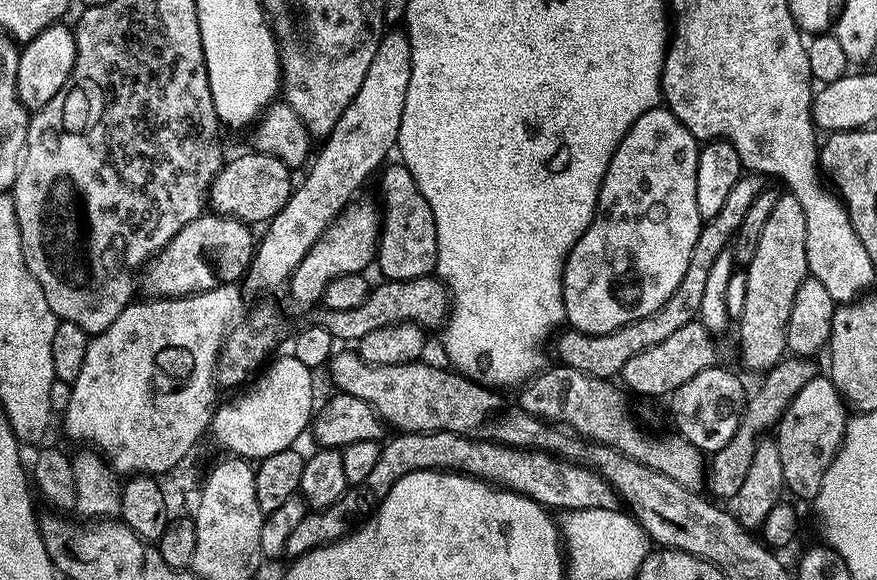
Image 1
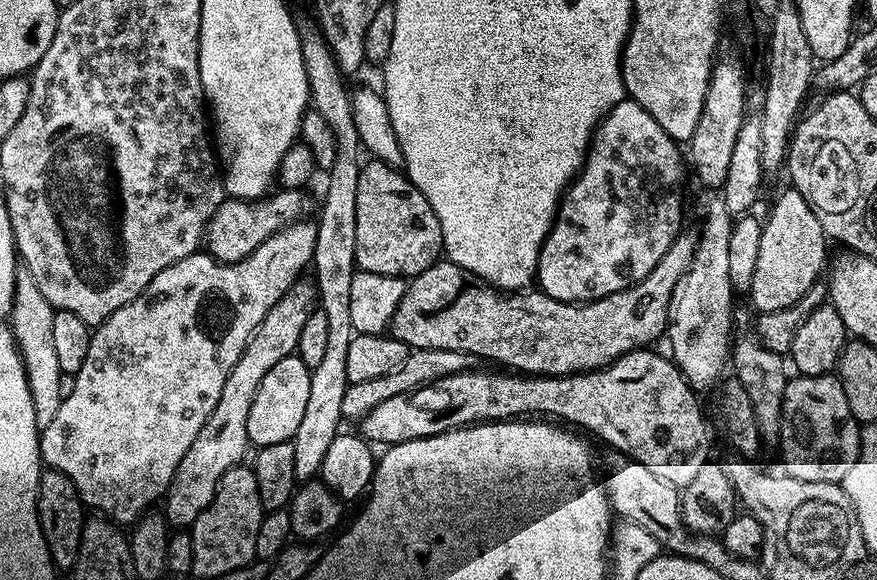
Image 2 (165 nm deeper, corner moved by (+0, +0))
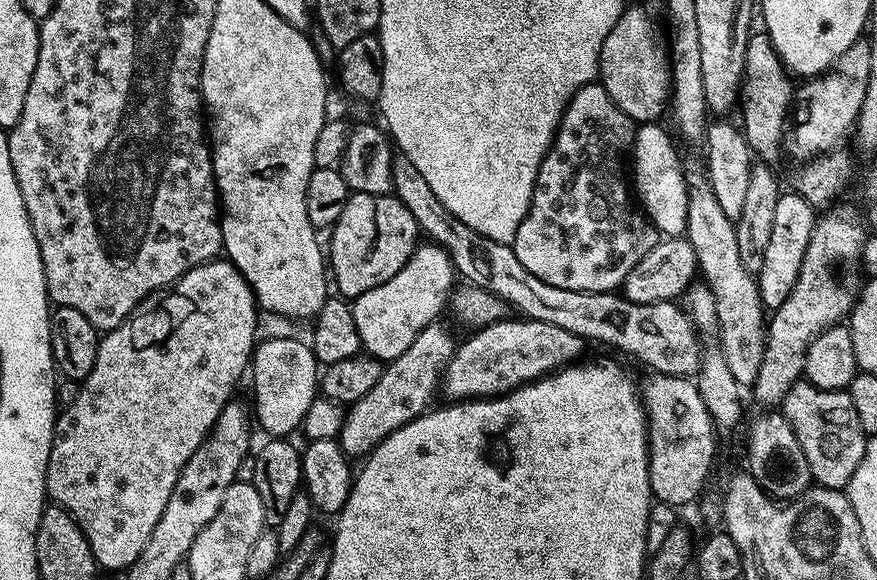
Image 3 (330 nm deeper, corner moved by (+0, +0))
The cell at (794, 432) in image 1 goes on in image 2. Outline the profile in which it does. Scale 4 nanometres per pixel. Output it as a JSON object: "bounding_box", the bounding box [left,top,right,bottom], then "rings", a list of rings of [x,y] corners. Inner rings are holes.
{"bounding_box":[778,375,861,484],"rings":[[[797,375],[784,385],[784,401],[780,406],[780,439],[778,449],[784,455],[783,471],[802,482],[830,482],[840,484],[844,476],[856,463],[860,452],[861,425],[850,414],[850,402],[846,402],[846,390],[842,390],[835,375]]]}

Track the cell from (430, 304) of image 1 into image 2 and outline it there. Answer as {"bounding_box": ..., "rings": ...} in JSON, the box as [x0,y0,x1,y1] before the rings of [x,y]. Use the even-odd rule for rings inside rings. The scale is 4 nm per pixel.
{"bounding_box":[390,244,693,376],"rings":[[[672,244],[658,266],[654,266],[654,270],[650,270],[644,280],[609,296],[583,302],[550,298],[539,290],[501,290],[456,264],[437,262],[407,281],[398,310],[392,315],[390,332],[397,340],[408,345],[409,349],[458,350],[474,358],[480,359],[481,356],[484,360],[493,360],[496,363],[493,365],[520,374],[569,376],[571,372],[590,372],[593,368],[604,368],[635,348],[655,345],[652,343],[659,336],[661,339],[665,335],[674,286],[692,264],[693,249],[683,248],[682,244]]]}

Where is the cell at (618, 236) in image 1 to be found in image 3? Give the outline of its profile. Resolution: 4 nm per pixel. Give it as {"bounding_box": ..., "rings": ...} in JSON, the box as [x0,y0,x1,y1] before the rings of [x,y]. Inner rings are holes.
{"bounding_box":[511,82,662,292],"rings":[[[599,82],[582,86],[573,94],[571,102],[564,111],[564,117],[560,120],[560,127],[556,129],[556,137],[552,139],[550,150],[538,170],[538,178],[534,182],[532,201],[528,207],[526,218],[518,226],[518,234],[511,243],[513,250],[518,254],[518,262],[522,262],[522,266],[526,266],[526,270],[530,270],[530,274],[534,274],[534,278],[542,278],[542,282],[550,282],[550,286],[562,286],[562,290],[611,292],[623,285],[630,270],[634,270],[634,266],[638,266],[638,262],[642,262],[642,258],[646,258],[646,254],[650,254],[650,250],[654,250],[654,246],[662,239],[656,227],[652,225],[652,221],[638,207],[633,189],[630,187],[629,177],[626,175],[626,161],[632,150],[632,142],[636,138],[636,130],[637,125],[613,102],[610,94],[606,94],[606,90]]]}

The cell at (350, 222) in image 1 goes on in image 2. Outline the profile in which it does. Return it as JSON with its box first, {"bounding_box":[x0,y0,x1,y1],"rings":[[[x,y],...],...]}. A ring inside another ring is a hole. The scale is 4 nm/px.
{"bounding_box":[162,283,317,529],"rings":[[[304,283],[293,284],[290,291],[282,294],[282,298],[270,306],[266,318],[262,318],[256,333],[246,342],[238,362],[234,362],[234,370],[230,370],[230,378],[226,378],[226,386],[222,386],[222,395],[218,397],[218,406],[214,406],[210,418],[206,418],[206,426],[202,426],[190,450],[186,450],[182,462],[178,462],[178,470],[172,485],[168,487],[163,501],[165,504],[162,504],[162,511],[173,529],[187,529],[208,509],[222,482],[222,474],[237,467],[243,461],[240,459],[244,451],[250,448],[246,418],[250,418],[254,394],[258,394],[258,386],[262,386],[262,378],[270,374],[270,369],[282,362],[282,358],[295,353],[302,326],[306,326],[306,318],[310,318],[317,303],[315,287],[311,283]]]}

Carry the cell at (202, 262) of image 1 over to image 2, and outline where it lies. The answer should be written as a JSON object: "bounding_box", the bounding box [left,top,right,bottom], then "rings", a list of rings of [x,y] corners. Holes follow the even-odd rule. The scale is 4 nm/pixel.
{"bounding_box":[206,189,308,264],"rings":[[[301,189],[279,191],[273,191],[267,198],[259,200],[225,199],[219,210],[212,215],[206,229],[208,255],[221,260],[223,264],[237,264],[240,260],[246,259],[251,252],[258,250],[258,246],[262,246],[266,238],[270,238],[284,225],[292,224],[307,213],[304,211],[308,208],[308,200],[303,196],[305,193]]]}

